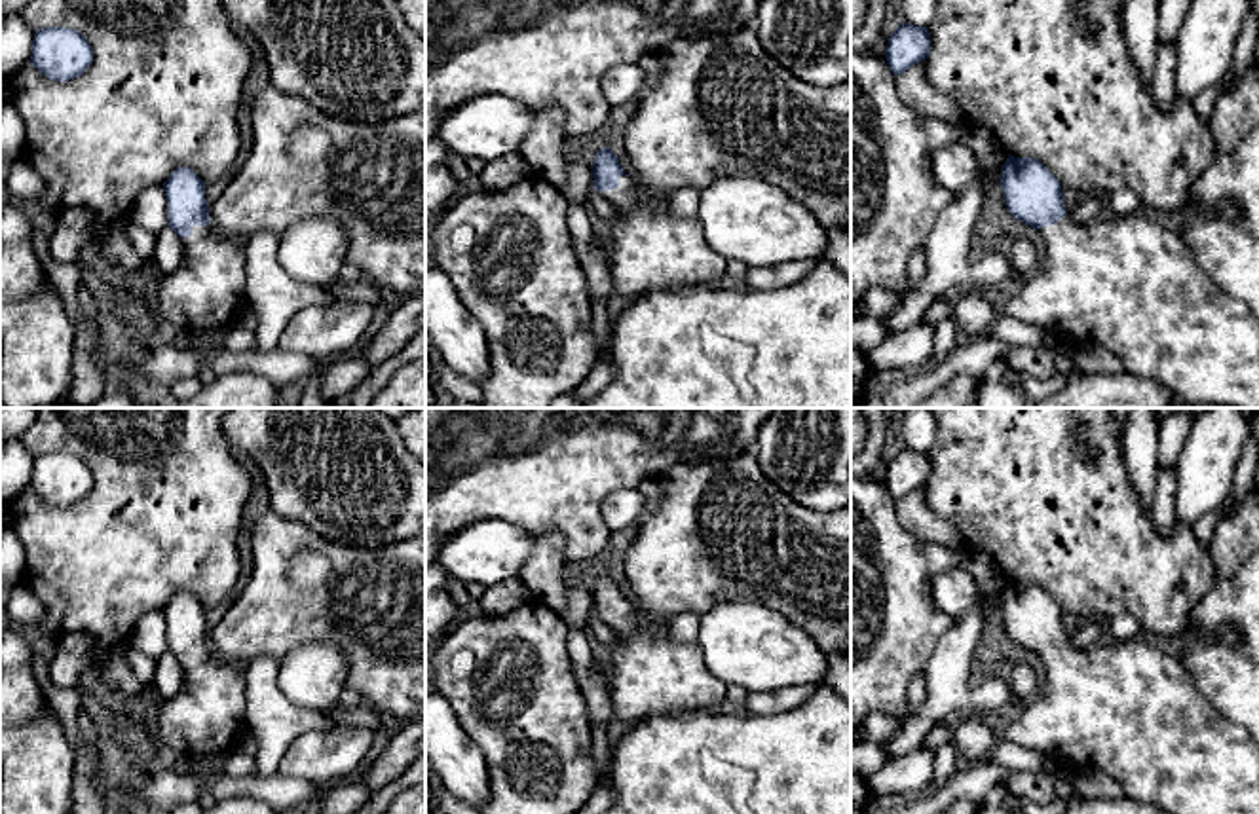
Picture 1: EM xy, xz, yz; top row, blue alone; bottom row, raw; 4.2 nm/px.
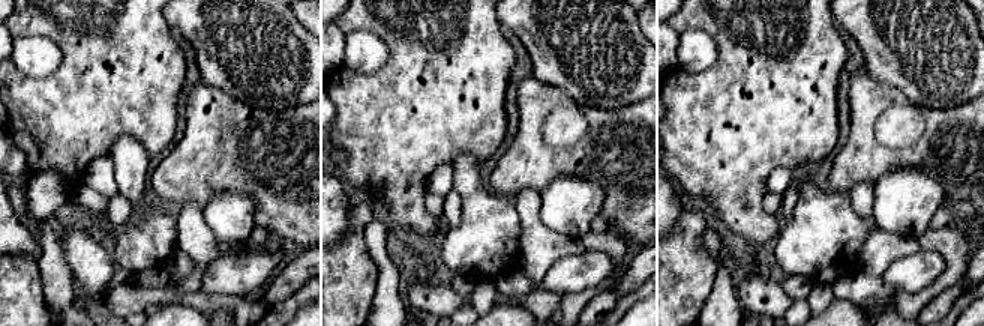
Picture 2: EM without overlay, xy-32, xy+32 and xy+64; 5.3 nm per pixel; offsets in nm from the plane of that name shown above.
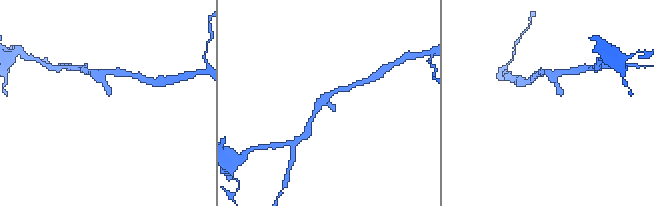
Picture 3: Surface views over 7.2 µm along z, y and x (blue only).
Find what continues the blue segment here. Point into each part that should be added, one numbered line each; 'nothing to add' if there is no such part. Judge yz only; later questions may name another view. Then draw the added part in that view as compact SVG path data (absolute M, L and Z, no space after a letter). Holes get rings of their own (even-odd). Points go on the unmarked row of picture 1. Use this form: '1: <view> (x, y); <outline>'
1: yz (1127, 708); M1067 638L1054 651L1039 655L1044 666L1039 693L1020 708L1014 708L999 725L999 736L1018 746L1041 751L1075 770L1099 768L1113 776L1124 797L1149 805L1164 814L1259 814L1259 748L1244 727L1225 717L1210 700L1196 689L1183 662L1170 657L1151 638L1134 638L1126 641L1107 641L1105 638L1090 649L1077 649Z

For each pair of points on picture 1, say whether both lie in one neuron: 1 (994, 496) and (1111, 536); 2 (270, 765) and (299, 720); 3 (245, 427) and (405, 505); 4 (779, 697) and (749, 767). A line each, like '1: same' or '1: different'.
1: same
2: same
3: same
4: different

